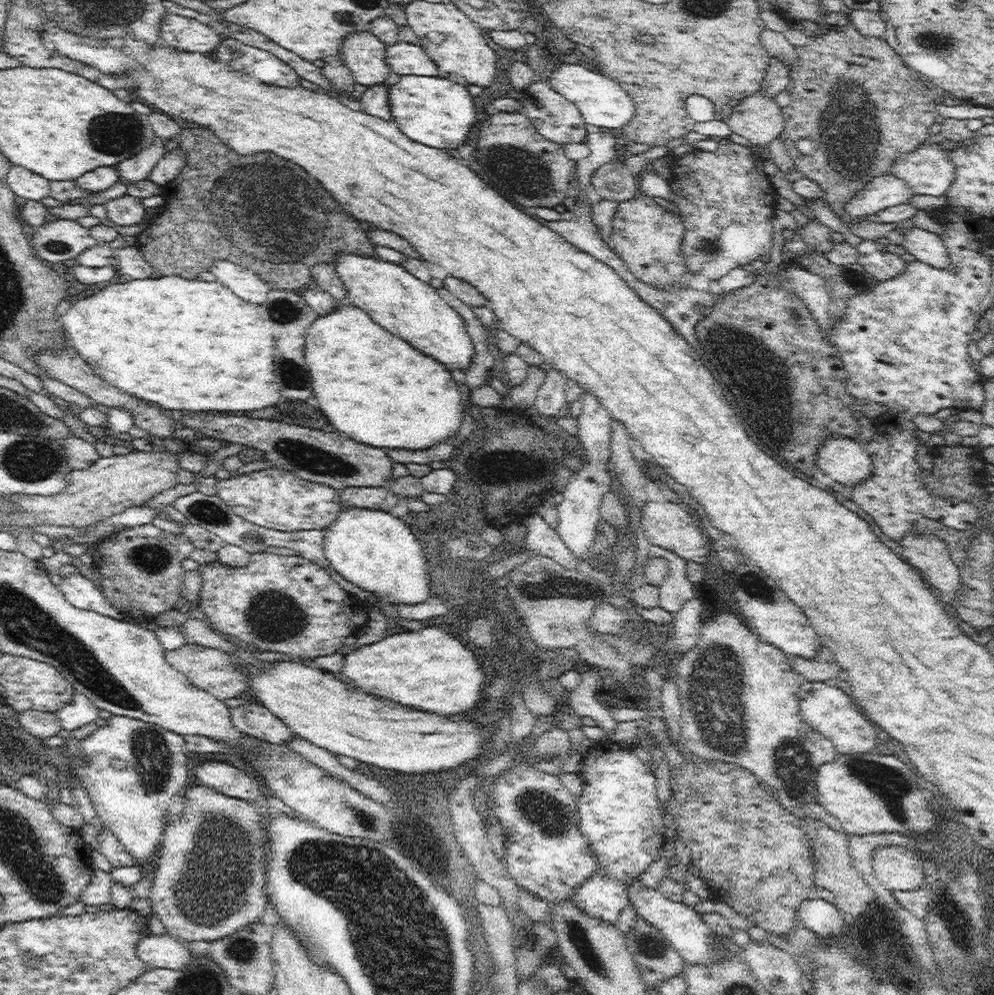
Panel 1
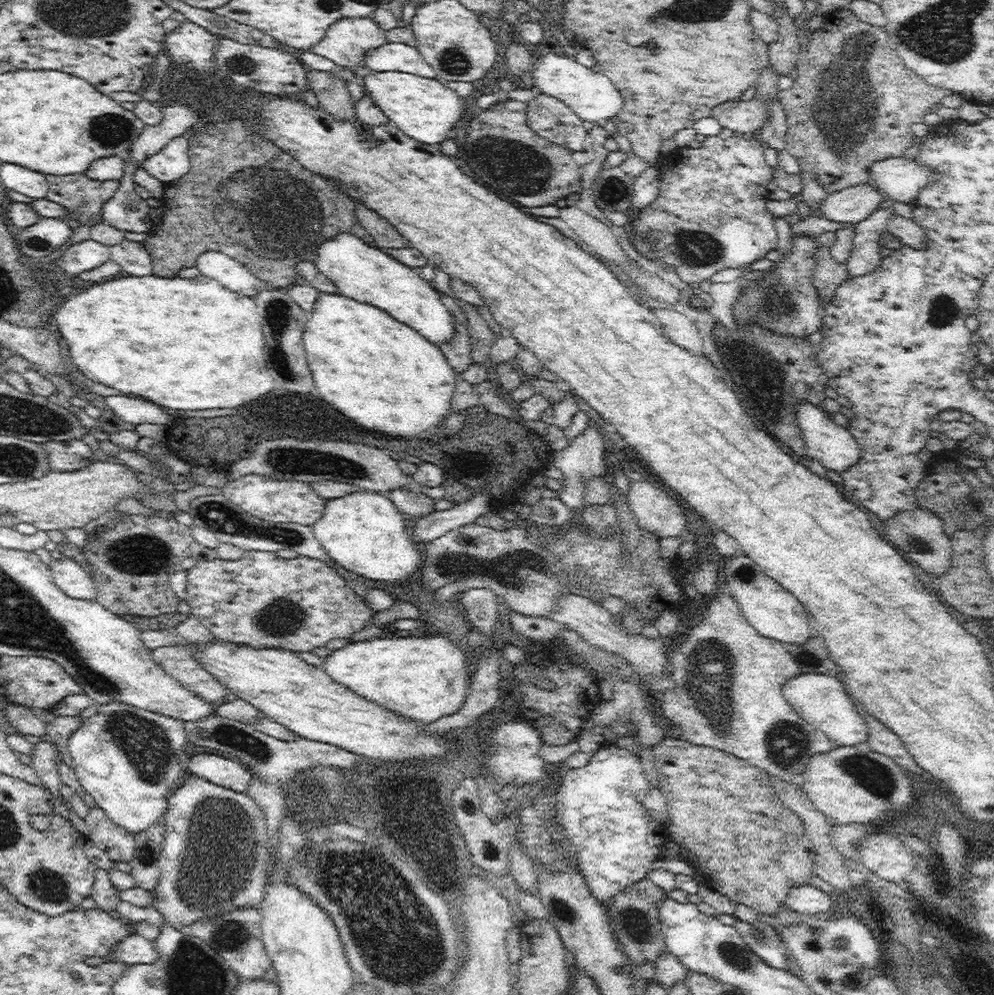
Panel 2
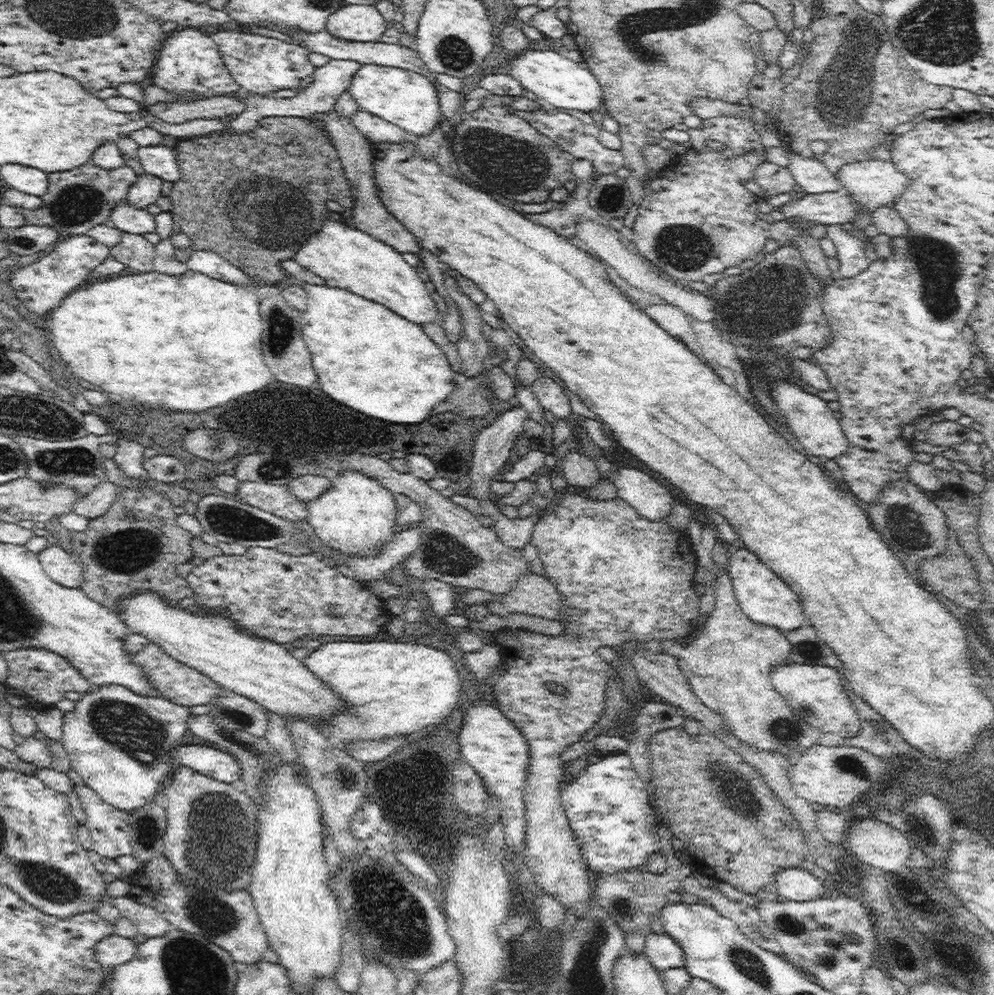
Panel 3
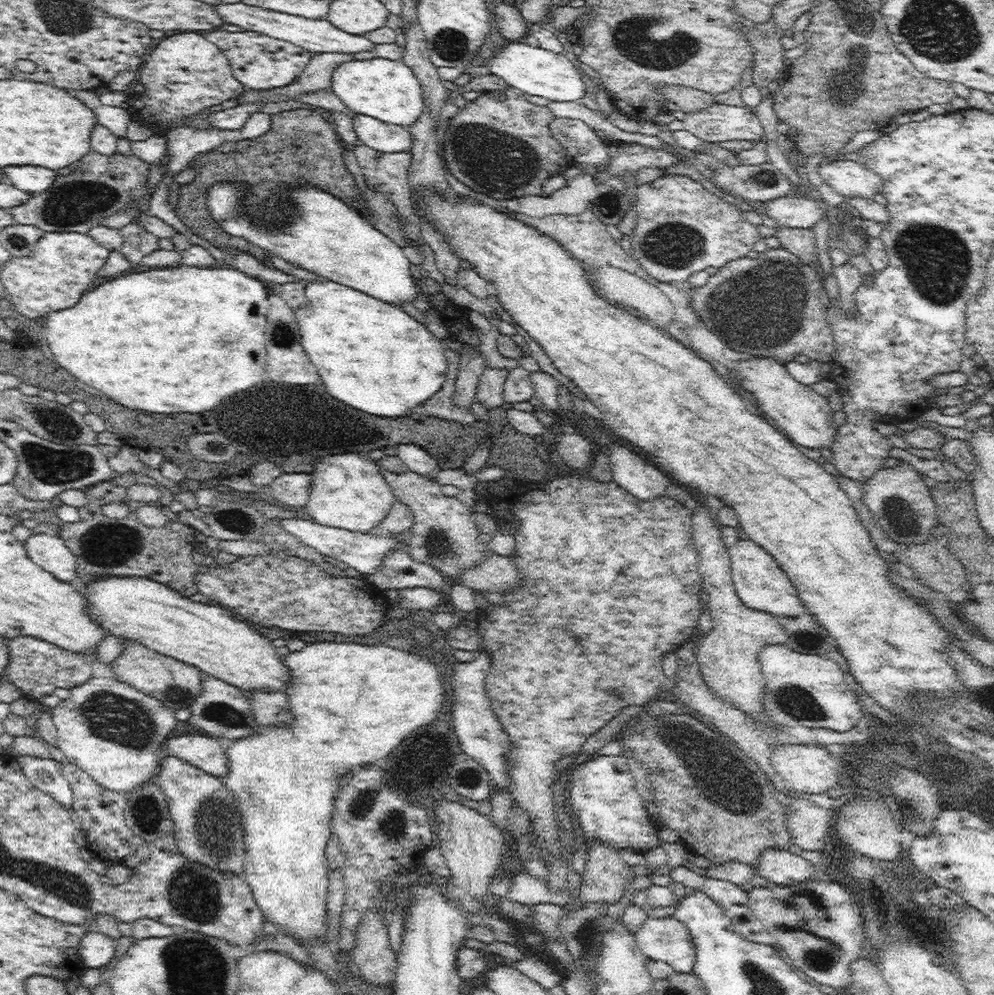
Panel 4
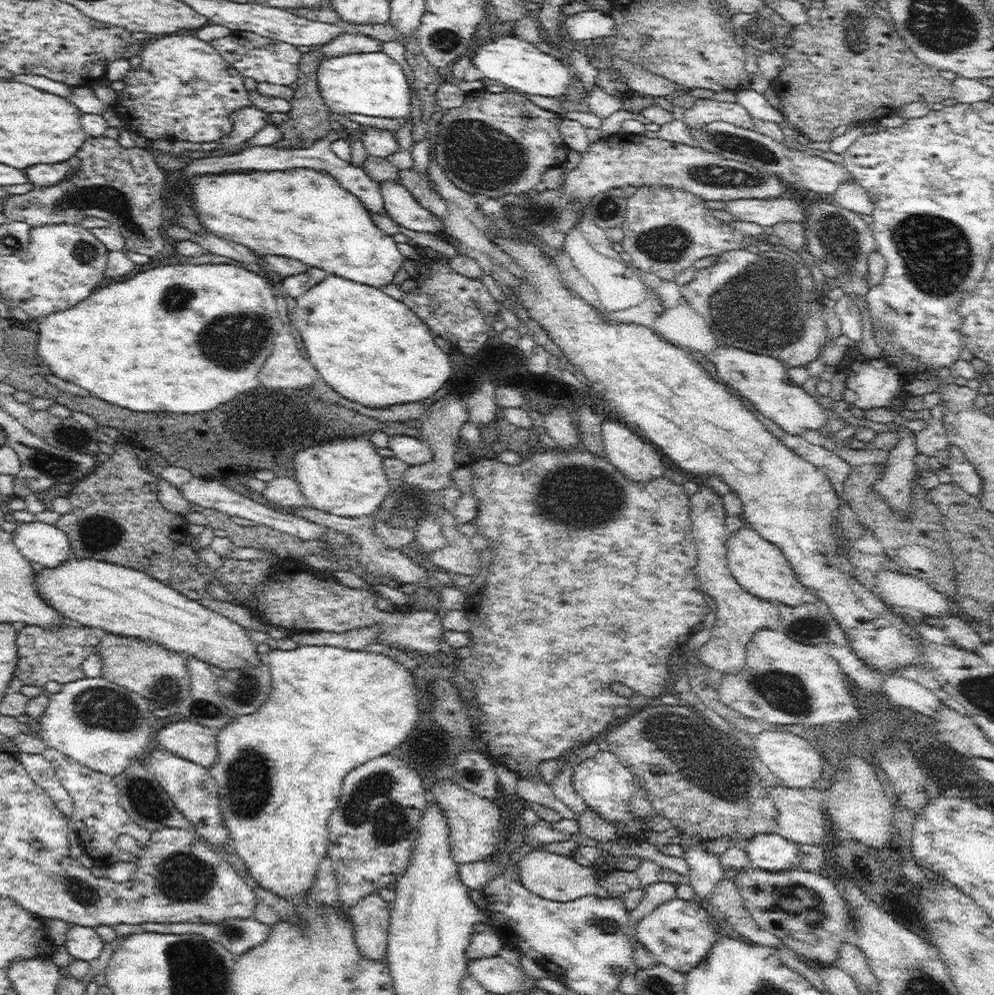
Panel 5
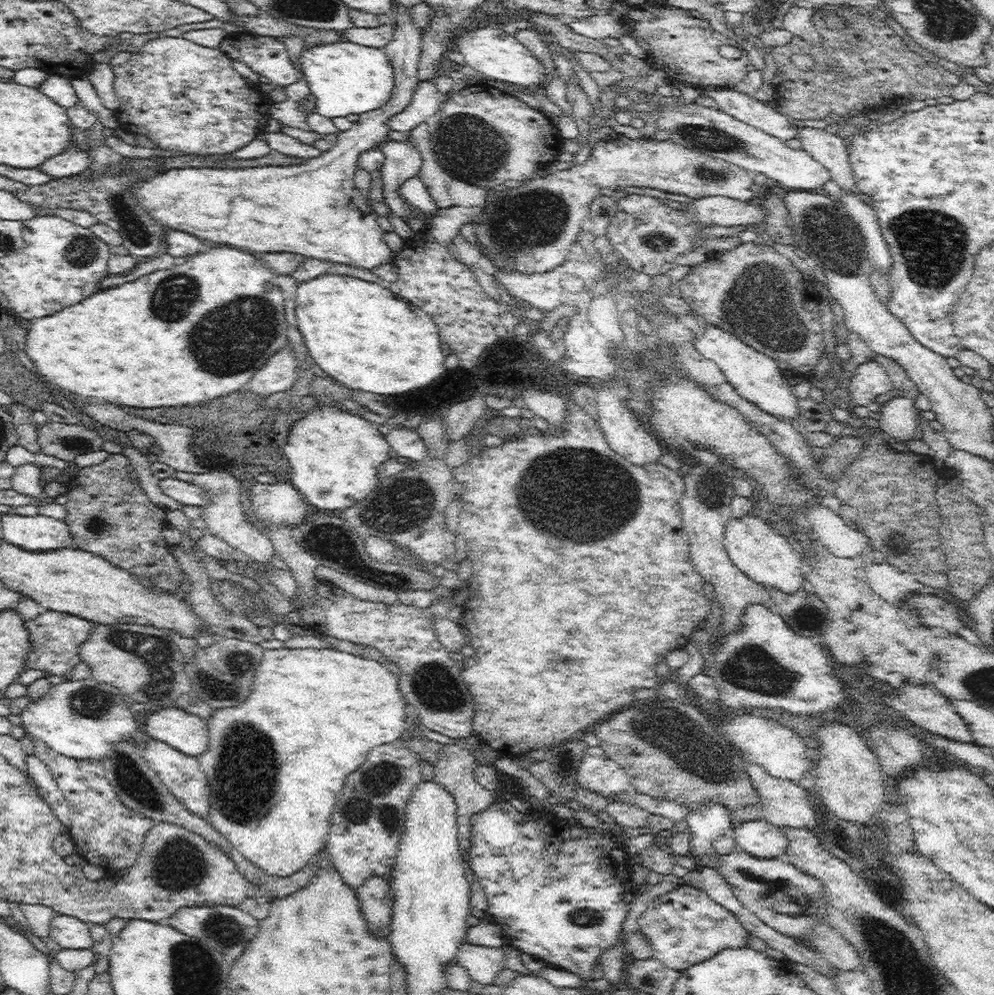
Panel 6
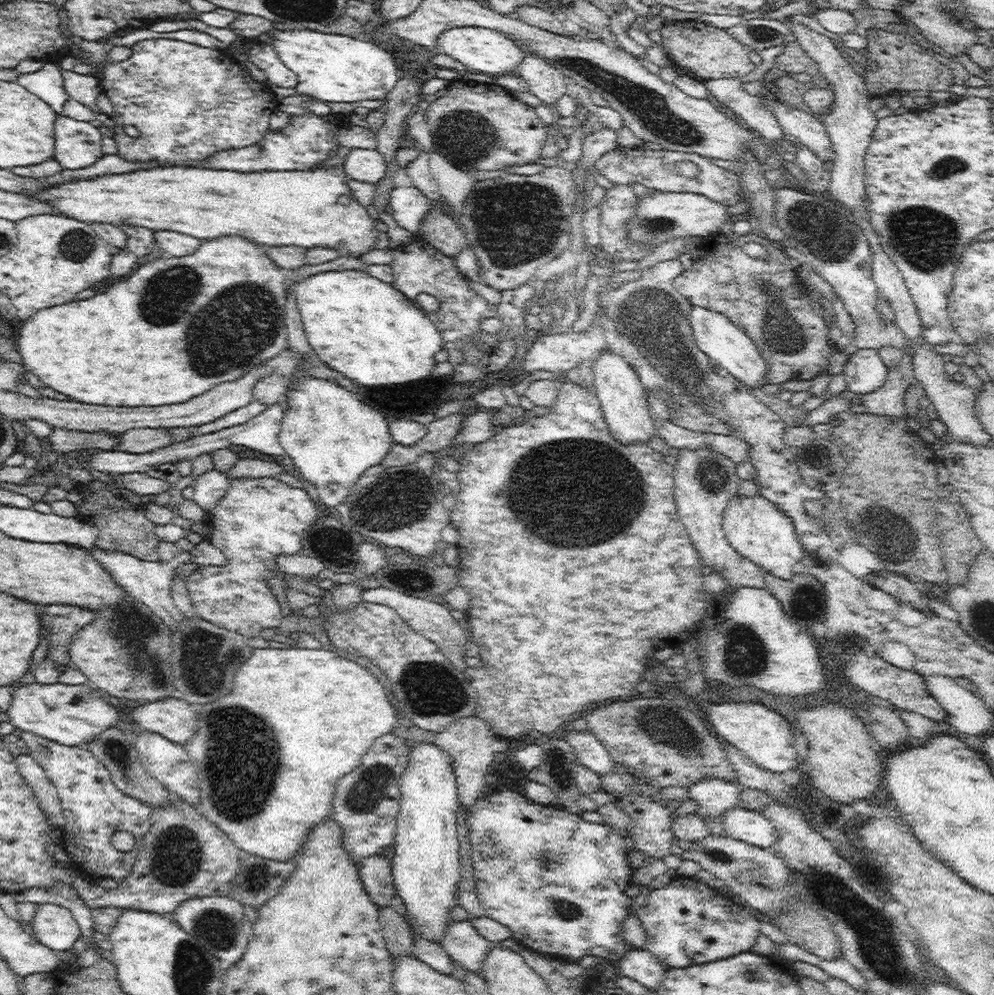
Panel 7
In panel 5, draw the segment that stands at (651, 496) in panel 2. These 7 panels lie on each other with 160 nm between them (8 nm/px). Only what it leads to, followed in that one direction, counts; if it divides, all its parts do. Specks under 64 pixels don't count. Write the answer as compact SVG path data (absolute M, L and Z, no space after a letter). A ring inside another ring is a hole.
M608 418L601 423L606 457L616 469L638 483L663 476L666 466L656 446L635 434L628 425Z

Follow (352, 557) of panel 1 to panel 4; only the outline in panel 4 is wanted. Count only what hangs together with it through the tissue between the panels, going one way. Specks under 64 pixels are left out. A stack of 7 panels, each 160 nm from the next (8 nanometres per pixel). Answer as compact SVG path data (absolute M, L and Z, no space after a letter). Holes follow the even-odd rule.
M350 449L348 454L332 454L332 456L318 458L318 460L314 461L311 475L311 489L304 507L312 520L322 525L363 533L378 531L382 520L388 516L390 508L392 508L394 501L397 500L384 475L380 473L380 466L374 459L366 457L362 449Z

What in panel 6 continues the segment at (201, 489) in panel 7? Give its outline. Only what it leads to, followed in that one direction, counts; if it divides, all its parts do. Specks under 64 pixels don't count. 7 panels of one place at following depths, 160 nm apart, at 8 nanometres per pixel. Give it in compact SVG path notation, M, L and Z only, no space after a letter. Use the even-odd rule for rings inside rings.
M174 470L174 477L184 482L197 484L206 490L209 494L209 501L201 508L201 515L206 522L208 534L218 536L224 539L232 548L240 550L257 562L269 562L274 558L275 550L272 541L260 532L258 528L250 525L246 521L246 515L242 511L240 503L240 481L230 472L224 470L208 470L206 472L191 473Z

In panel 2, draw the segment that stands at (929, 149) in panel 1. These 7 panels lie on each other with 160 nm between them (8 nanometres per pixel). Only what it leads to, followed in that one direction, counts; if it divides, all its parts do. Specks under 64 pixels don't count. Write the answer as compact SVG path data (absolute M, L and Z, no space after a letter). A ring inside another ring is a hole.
M905 157L885 158L869 166L870 186L881 192L883 198L909 203L916 200L919 192L933 181L929 166Z

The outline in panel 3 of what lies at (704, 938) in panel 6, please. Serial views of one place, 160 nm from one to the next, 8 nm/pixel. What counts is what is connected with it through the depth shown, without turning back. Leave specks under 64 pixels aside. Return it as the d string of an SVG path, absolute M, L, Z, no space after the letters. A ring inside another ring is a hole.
M654 932L647 934L645 950L645 955L658 972L667 968L685 966L686 959L682 947L666 933L657 934Z

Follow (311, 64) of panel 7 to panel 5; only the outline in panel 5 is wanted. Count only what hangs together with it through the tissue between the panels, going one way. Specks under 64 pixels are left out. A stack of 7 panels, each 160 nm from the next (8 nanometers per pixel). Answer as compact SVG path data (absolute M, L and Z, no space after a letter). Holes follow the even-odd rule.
M385 50L324 57L317 70L324 105L336 114L365 114L382 118L408 117L411 94L408 80L396 60Z

